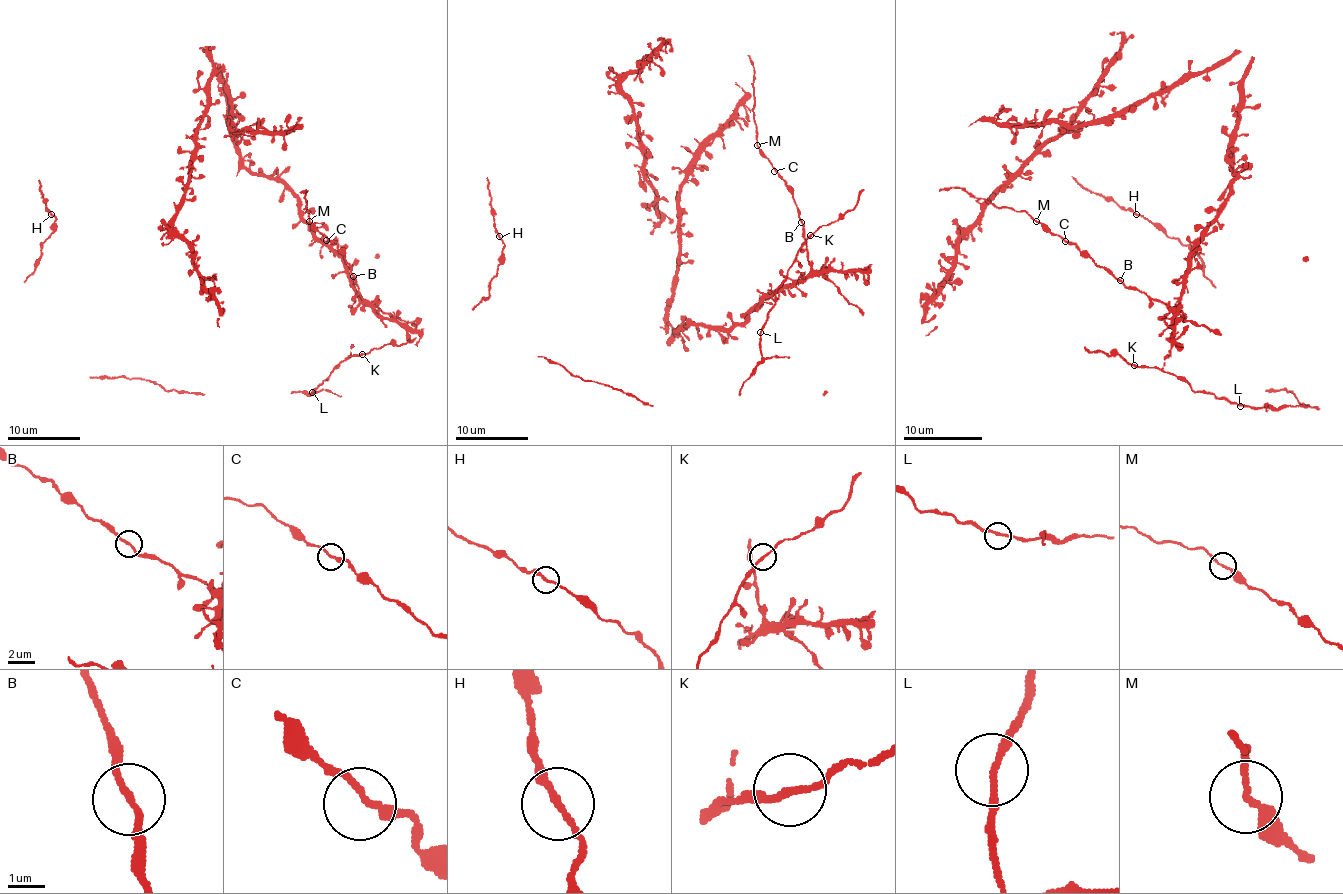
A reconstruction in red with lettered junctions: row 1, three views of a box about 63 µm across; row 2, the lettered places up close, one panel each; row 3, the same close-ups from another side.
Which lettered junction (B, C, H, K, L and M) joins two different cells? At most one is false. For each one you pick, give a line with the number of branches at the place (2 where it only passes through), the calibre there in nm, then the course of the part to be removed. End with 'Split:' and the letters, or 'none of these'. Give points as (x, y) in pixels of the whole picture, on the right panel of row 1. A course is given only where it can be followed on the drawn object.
Split: none of these

